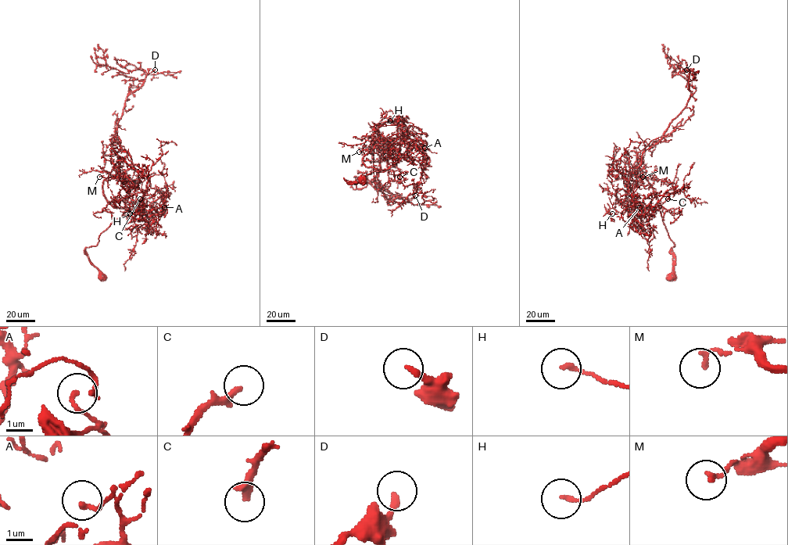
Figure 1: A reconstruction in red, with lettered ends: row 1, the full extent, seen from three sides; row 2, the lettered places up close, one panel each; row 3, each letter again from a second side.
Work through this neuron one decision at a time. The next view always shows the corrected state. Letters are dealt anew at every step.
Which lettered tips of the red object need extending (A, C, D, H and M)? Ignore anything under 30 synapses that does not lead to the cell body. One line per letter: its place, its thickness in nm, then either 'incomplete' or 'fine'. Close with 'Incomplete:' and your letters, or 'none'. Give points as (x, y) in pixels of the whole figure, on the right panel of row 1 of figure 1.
A: place (639, 207); calibre 90 nm; fine
C: place (668, 198); calibre 280 nm; incomplete
D: place (686, 69); calibre 220 nm; fine
H: place (612, 213); calibre 150 nm; fine
M: place (642, 177); calibre 170 nm; fine
Incomplete: C

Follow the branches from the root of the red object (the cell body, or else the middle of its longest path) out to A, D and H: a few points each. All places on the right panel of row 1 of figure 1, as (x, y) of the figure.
A: (670, 275), (675, 244), (660, 212), (645, 209), (636, 202), (633, 209), (640, 214), (639, 207)
D: (670, 275), (675, 244), (653, 190), (637, 167), (642, 153), (685, 106), (690, 95), (686, 69)
H: (670, 275), (675, 244), (660, 212), (645, 209), (636, 202), (624, 213), (608, 209), (609, 214), (612, 213)

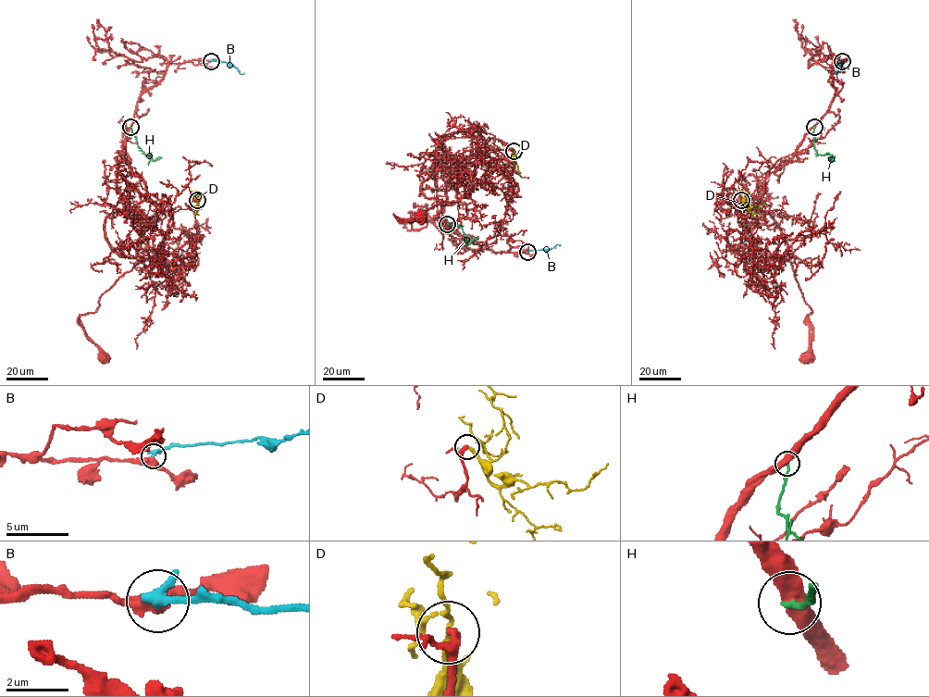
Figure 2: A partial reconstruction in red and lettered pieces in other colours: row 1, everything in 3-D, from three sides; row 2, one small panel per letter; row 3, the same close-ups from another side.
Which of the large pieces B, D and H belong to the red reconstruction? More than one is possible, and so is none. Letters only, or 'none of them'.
D

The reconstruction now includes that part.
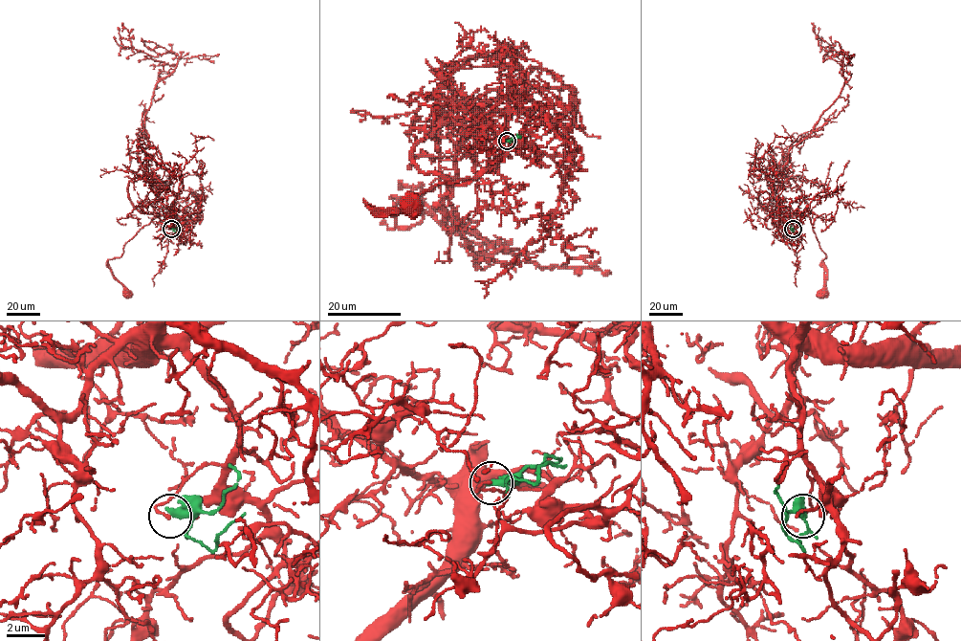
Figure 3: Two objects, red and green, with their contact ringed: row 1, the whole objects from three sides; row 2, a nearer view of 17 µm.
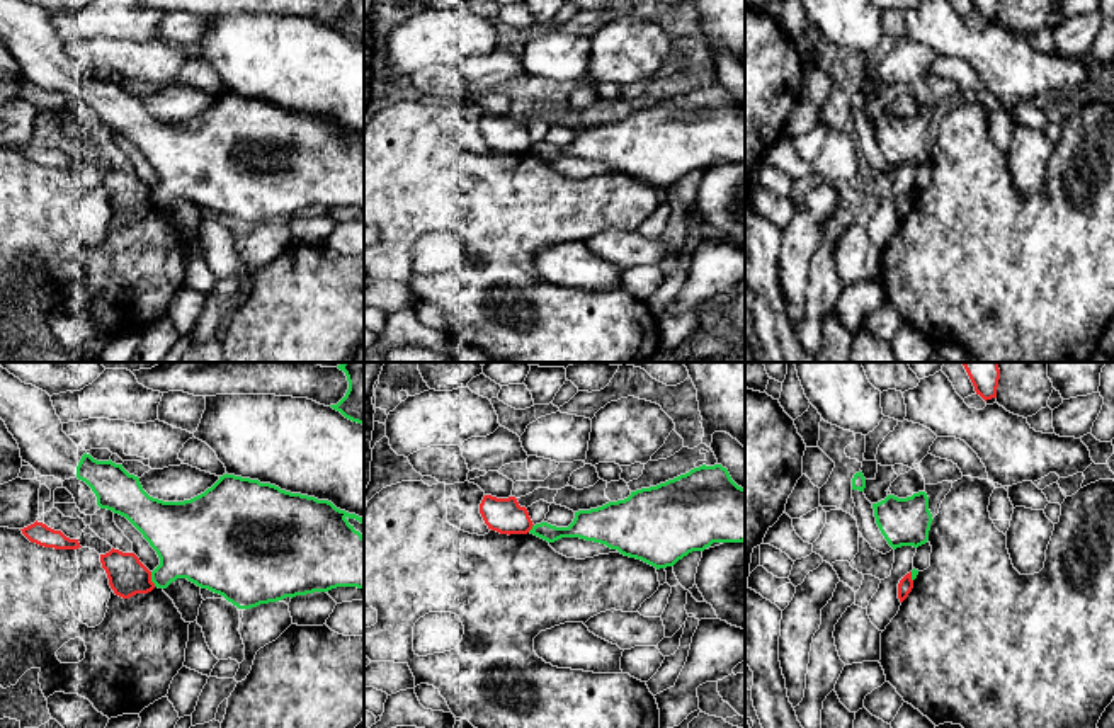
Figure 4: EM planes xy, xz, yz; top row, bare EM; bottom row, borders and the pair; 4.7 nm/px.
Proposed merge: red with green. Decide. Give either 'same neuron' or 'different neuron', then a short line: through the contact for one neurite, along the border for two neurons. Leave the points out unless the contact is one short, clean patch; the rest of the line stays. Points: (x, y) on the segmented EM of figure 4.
different neuron; line xy (150, 572), (150, 580), (155, 585)

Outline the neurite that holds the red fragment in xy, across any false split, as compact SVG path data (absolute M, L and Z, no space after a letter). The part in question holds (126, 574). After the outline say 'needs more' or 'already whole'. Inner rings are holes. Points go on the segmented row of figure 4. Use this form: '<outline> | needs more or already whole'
M112 548L109 553L100 555L100 563L107 573L111 589L122 599L148 594L155 589L151 572L134 553L122 553Z | already whole

